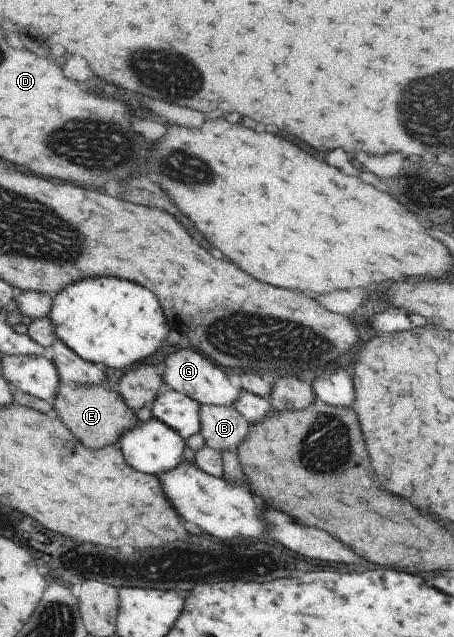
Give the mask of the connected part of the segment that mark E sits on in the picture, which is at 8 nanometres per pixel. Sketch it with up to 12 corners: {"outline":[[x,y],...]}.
{"outline":[[63,383],[55,414],[87,448],[140,424],[118,391]]}

